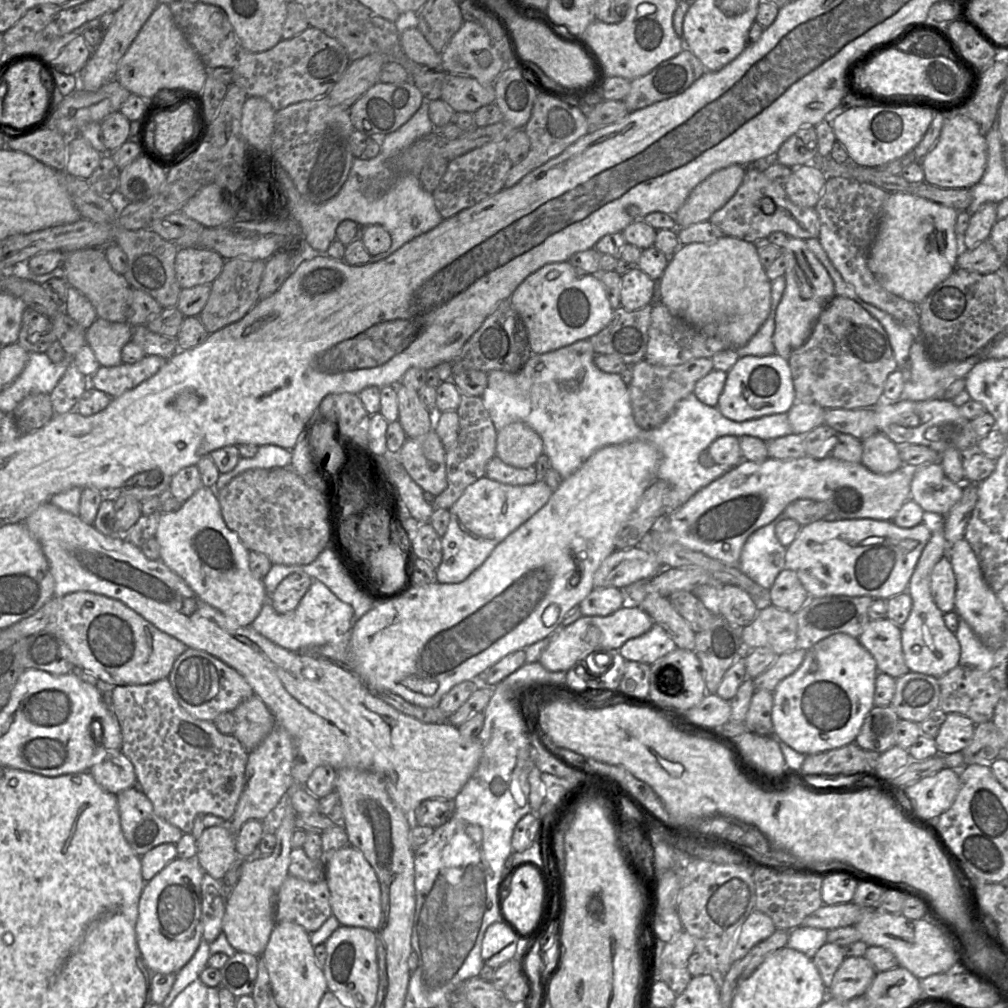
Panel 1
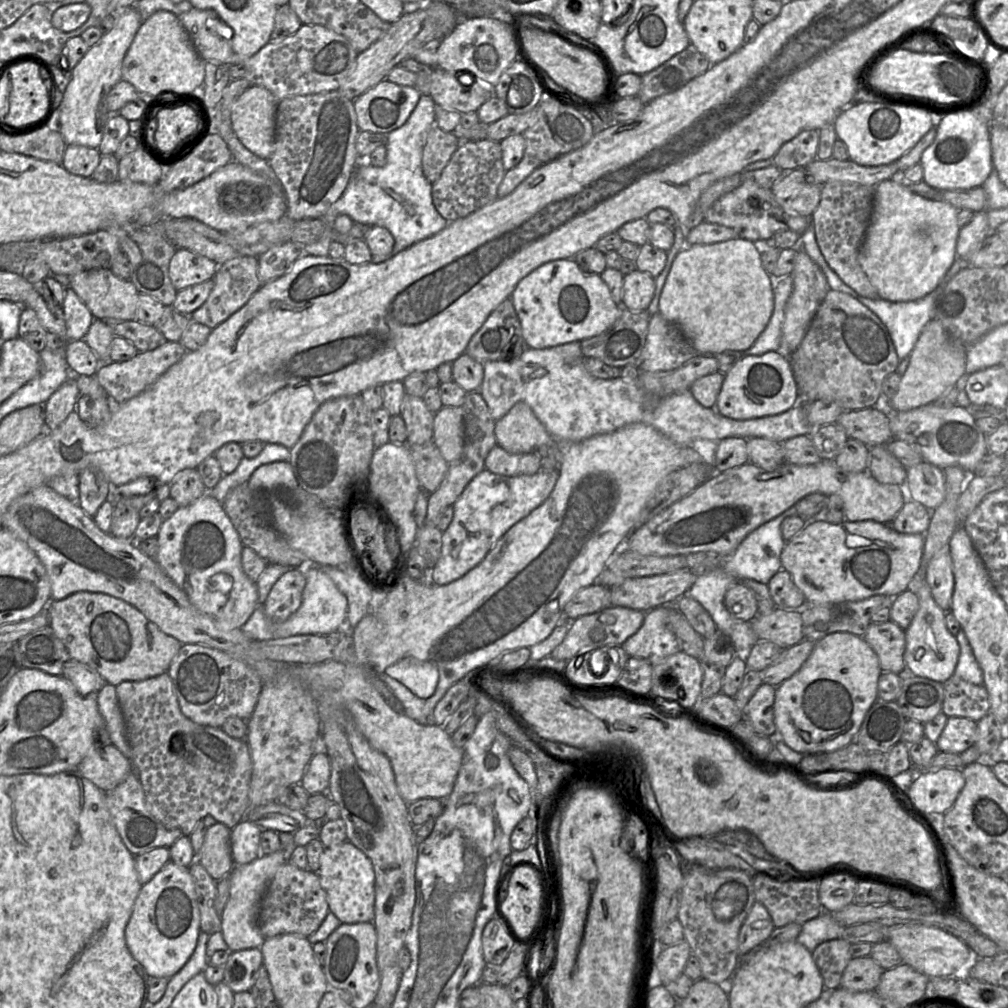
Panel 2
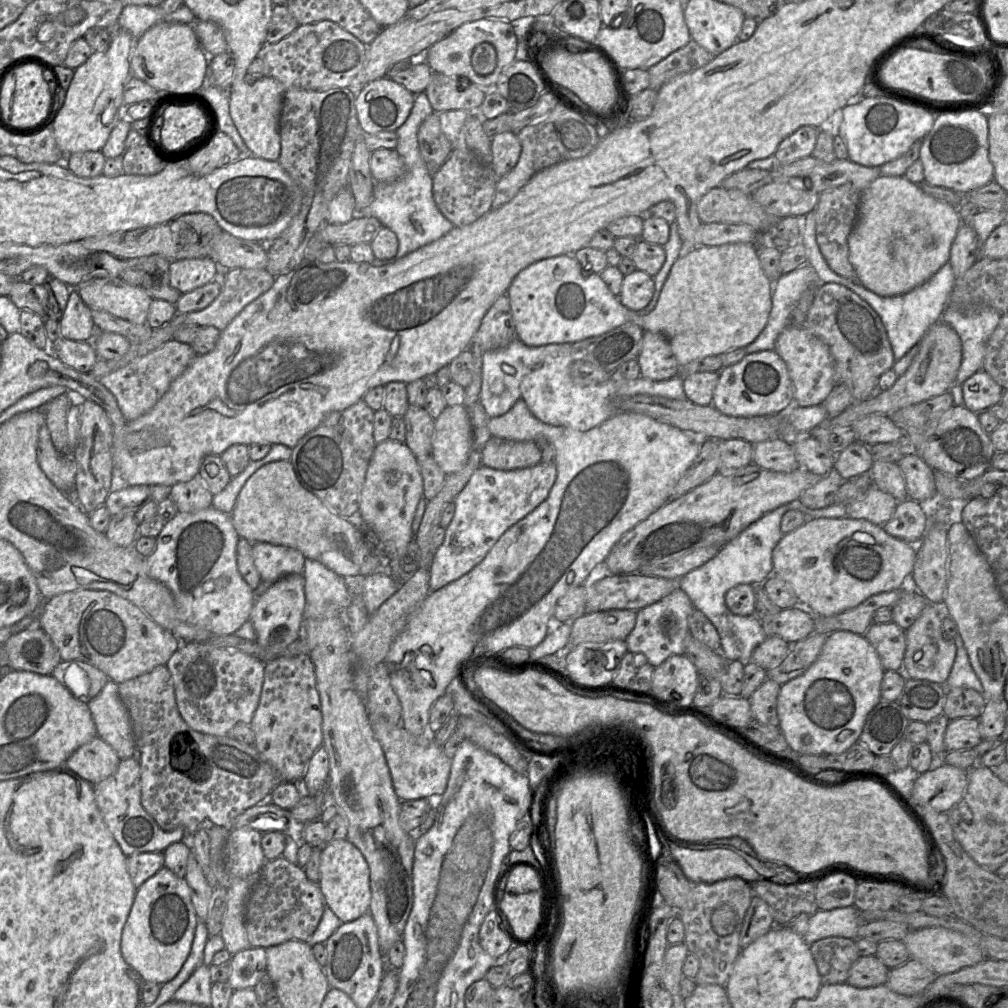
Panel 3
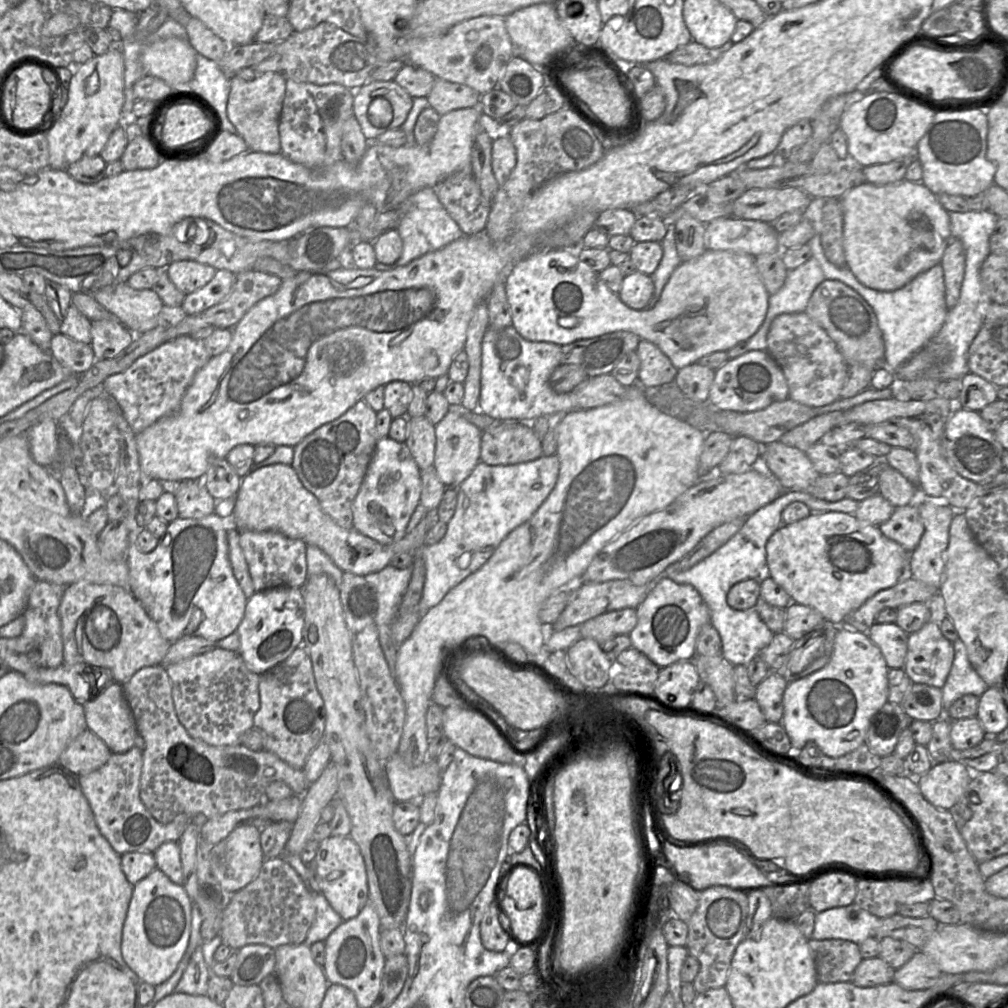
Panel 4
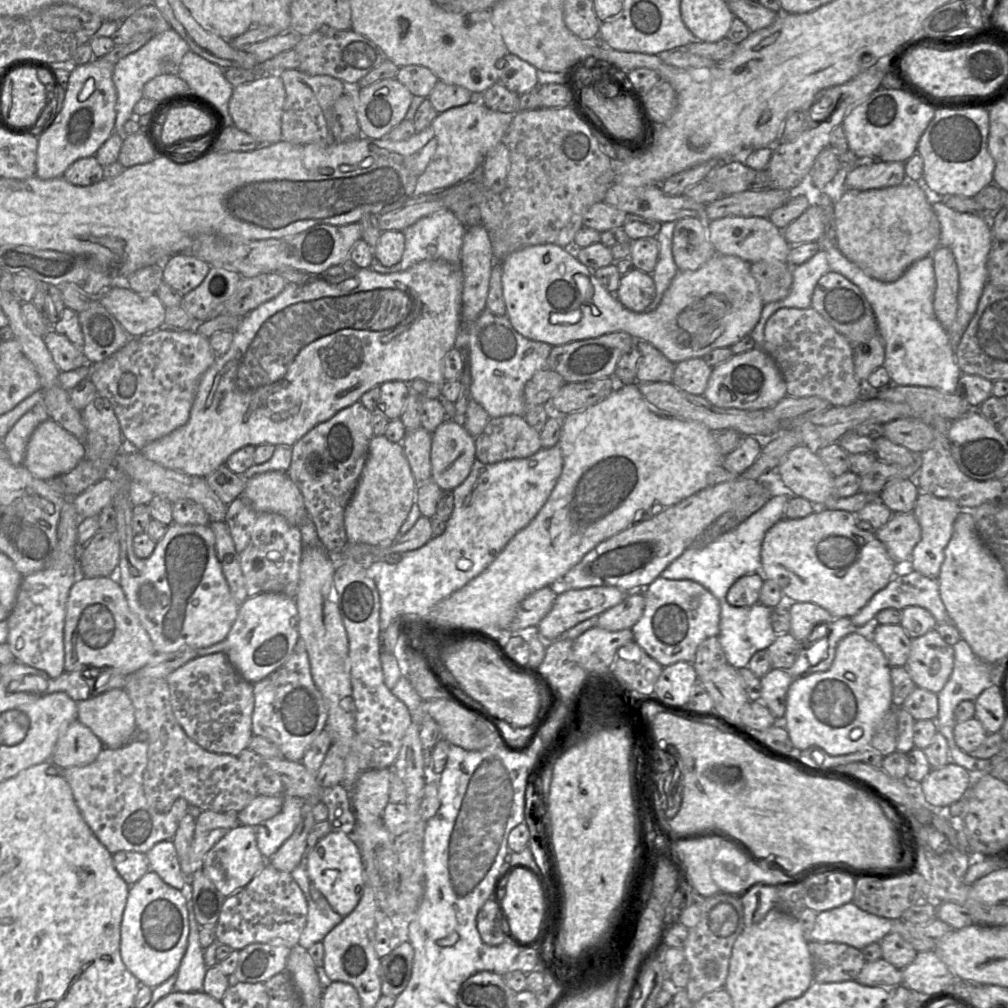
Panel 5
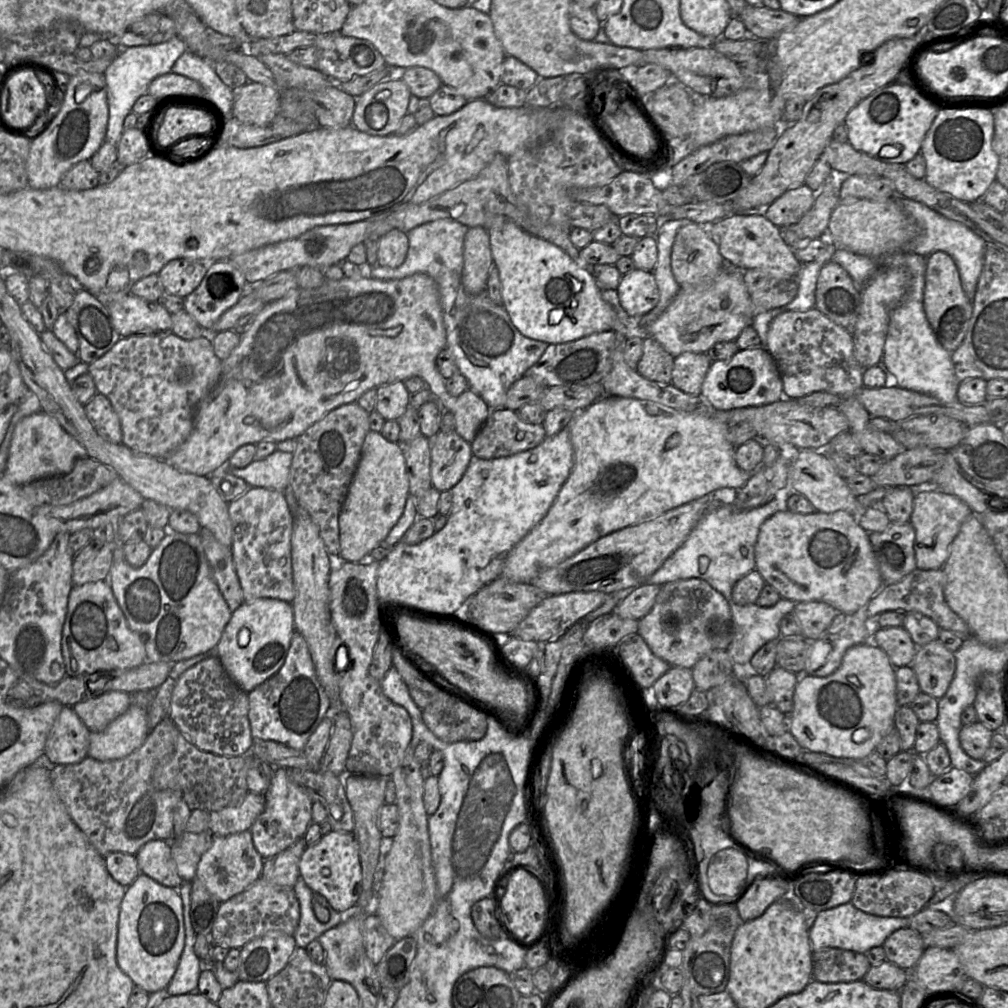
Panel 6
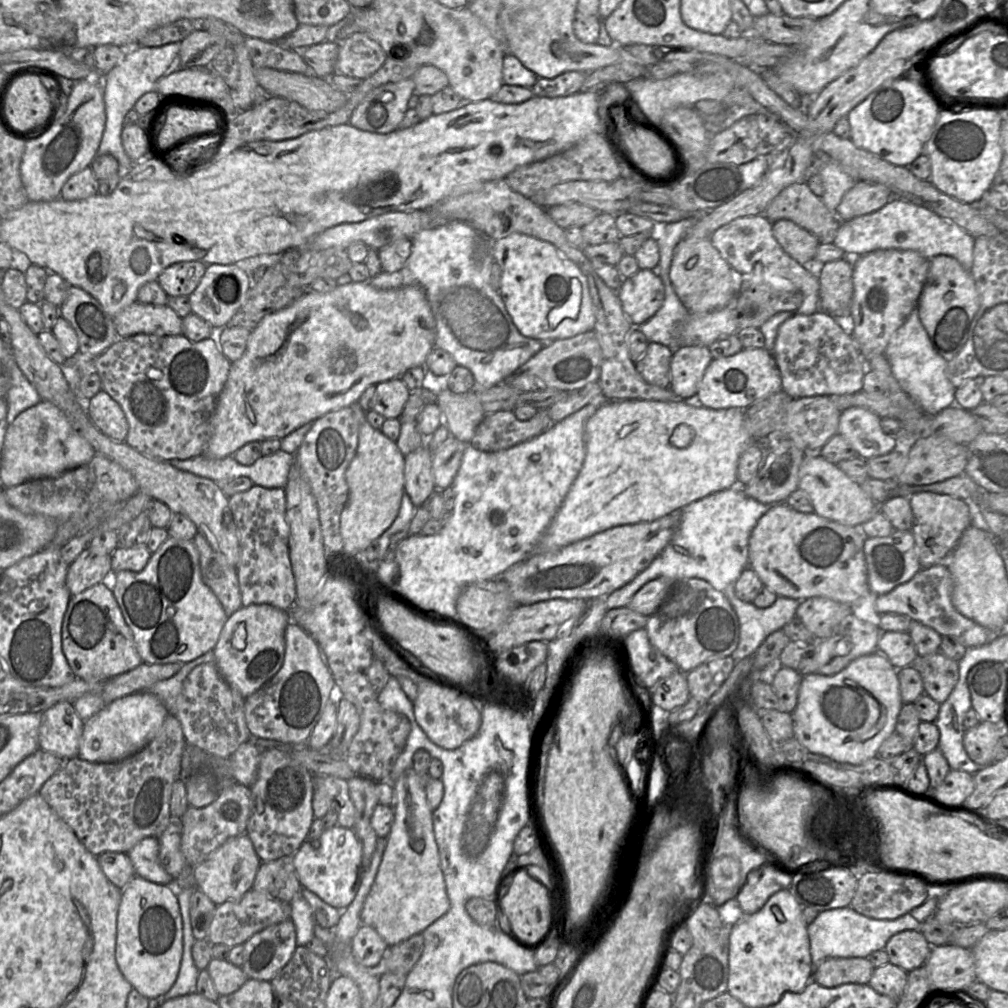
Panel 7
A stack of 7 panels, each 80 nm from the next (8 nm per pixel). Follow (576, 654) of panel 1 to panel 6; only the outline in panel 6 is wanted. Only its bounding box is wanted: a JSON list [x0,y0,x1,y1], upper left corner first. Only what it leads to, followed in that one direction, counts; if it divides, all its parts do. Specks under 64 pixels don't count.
[613,584,660,619]

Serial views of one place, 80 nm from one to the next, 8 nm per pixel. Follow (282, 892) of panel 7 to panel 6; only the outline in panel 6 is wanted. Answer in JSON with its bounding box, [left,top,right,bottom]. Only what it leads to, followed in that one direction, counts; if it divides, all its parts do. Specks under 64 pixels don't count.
[261,836,306,888]

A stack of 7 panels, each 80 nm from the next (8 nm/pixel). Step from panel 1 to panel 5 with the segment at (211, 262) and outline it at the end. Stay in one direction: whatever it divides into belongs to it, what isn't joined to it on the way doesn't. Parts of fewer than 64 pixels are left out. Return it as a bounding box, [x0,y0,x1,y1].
[163,254,210,296]

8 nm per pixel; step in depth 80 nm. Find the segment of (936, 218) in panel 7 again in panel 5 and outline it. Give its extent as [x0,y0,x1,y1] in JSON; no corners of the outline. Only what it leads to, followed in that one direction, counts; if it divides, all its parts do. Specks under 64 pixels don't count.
[931,197,994,331]

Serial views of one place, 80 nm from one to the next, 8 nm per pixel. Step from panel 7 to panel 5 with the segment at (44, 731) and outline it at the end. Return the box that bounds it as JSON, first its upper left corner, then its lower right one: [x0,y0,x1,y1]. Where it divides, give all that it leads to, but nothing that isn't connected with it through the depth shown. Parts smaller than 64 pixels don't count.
[49,720,104,769]

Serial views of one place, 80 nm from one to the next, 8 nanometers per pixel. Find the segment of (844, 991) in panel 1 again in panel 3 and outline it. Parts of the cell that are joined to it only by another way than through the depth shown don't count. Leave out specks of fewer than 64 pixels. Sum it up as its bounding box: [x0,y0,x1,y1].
[847,956,890,988]

